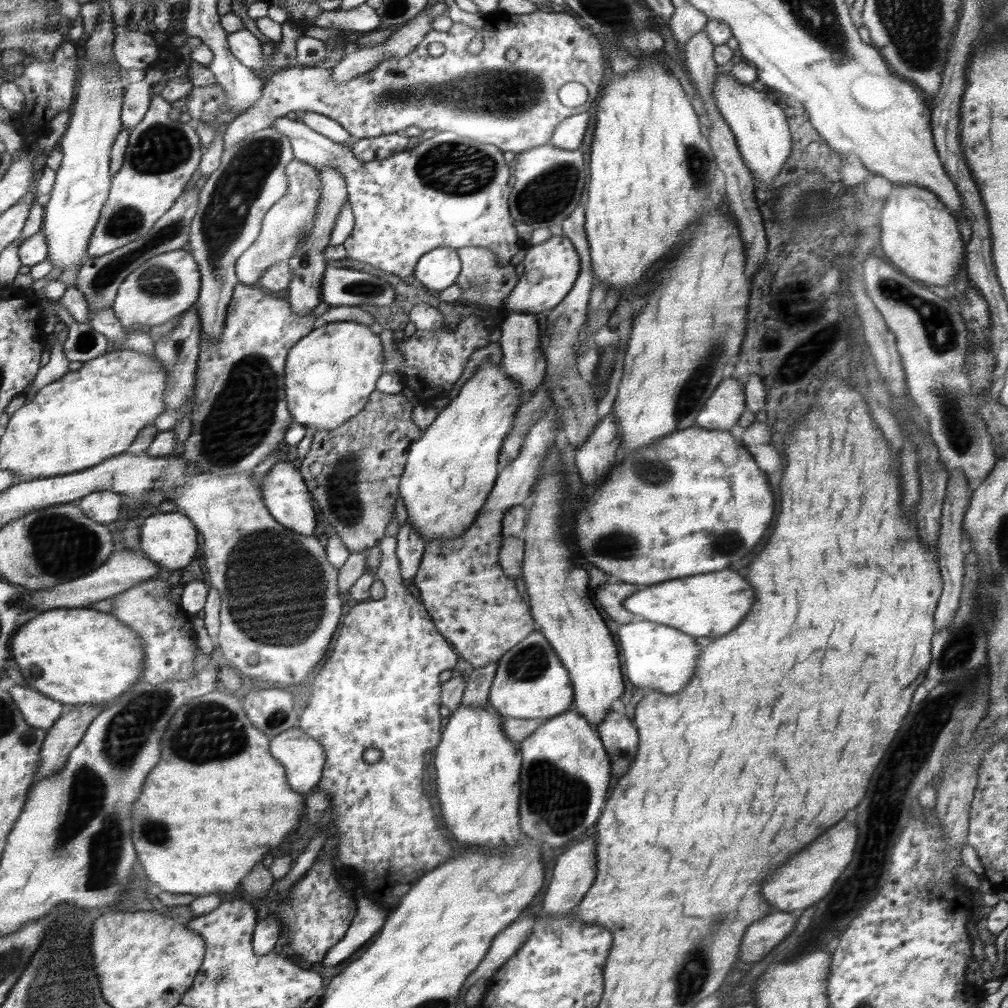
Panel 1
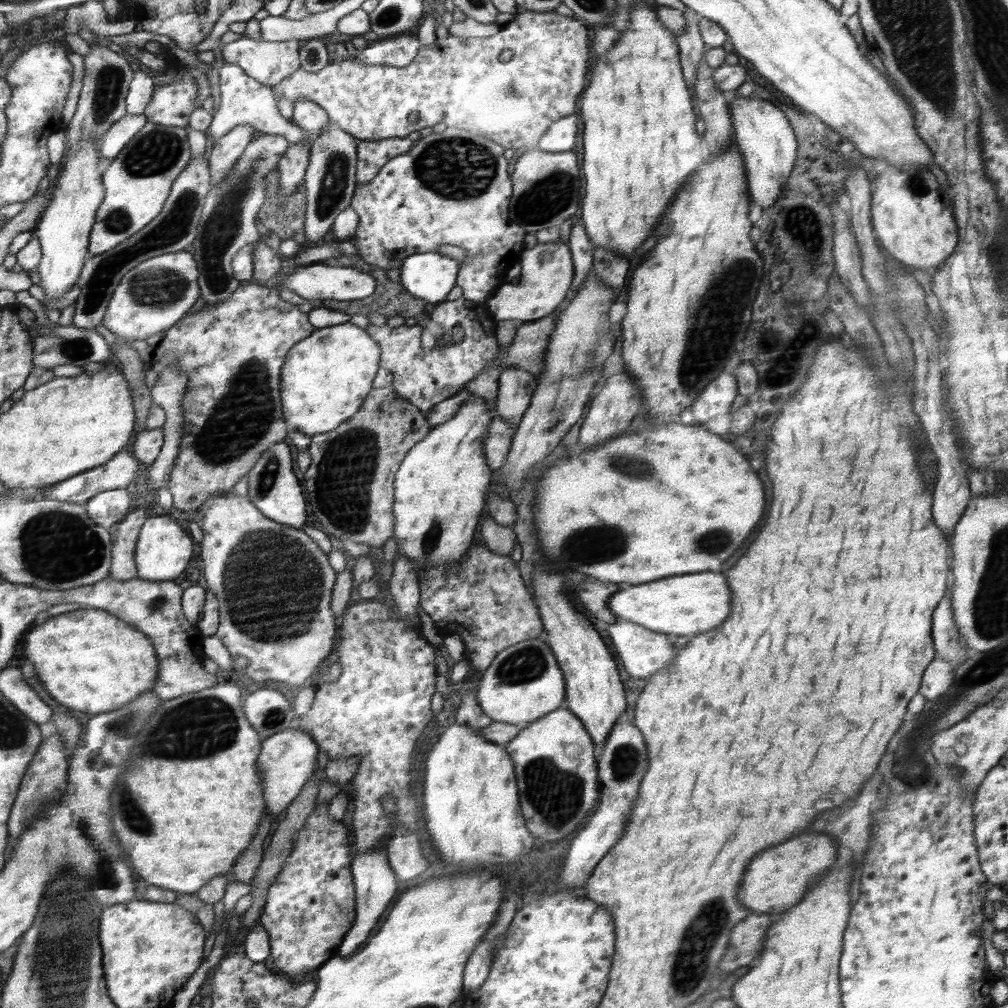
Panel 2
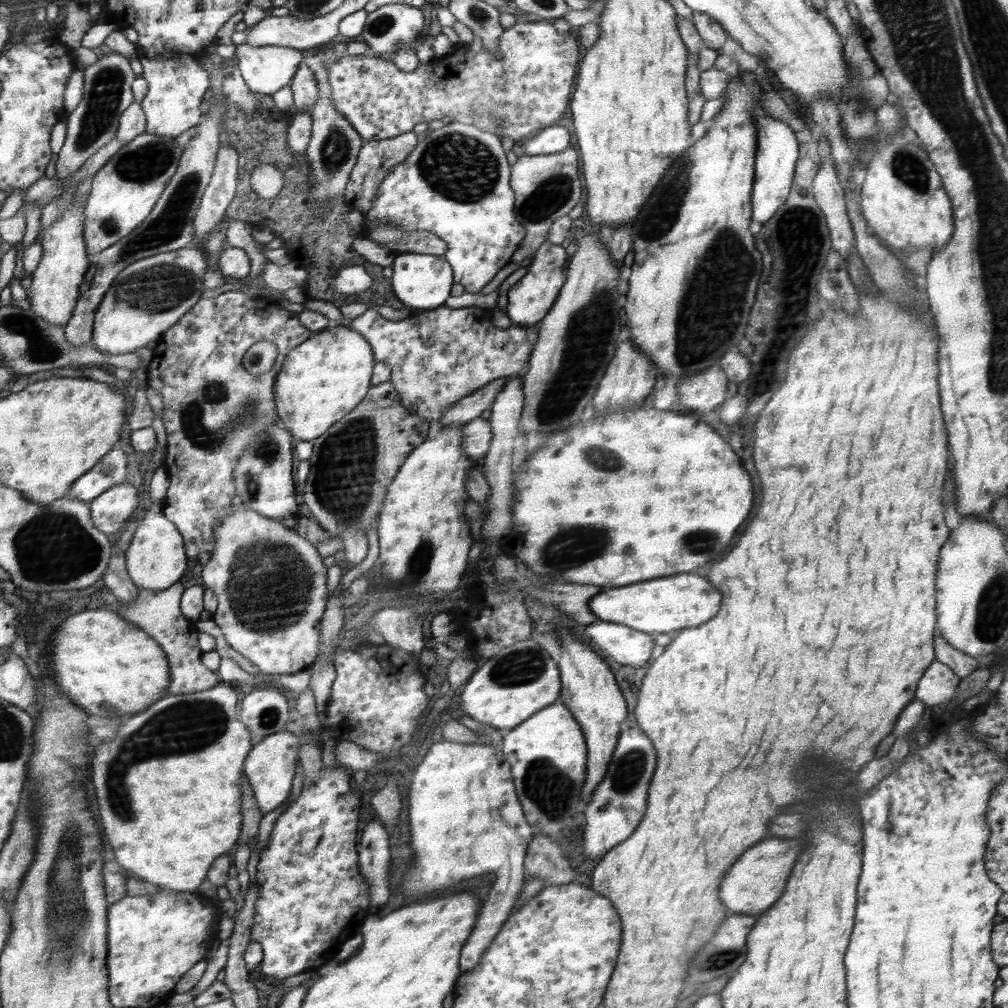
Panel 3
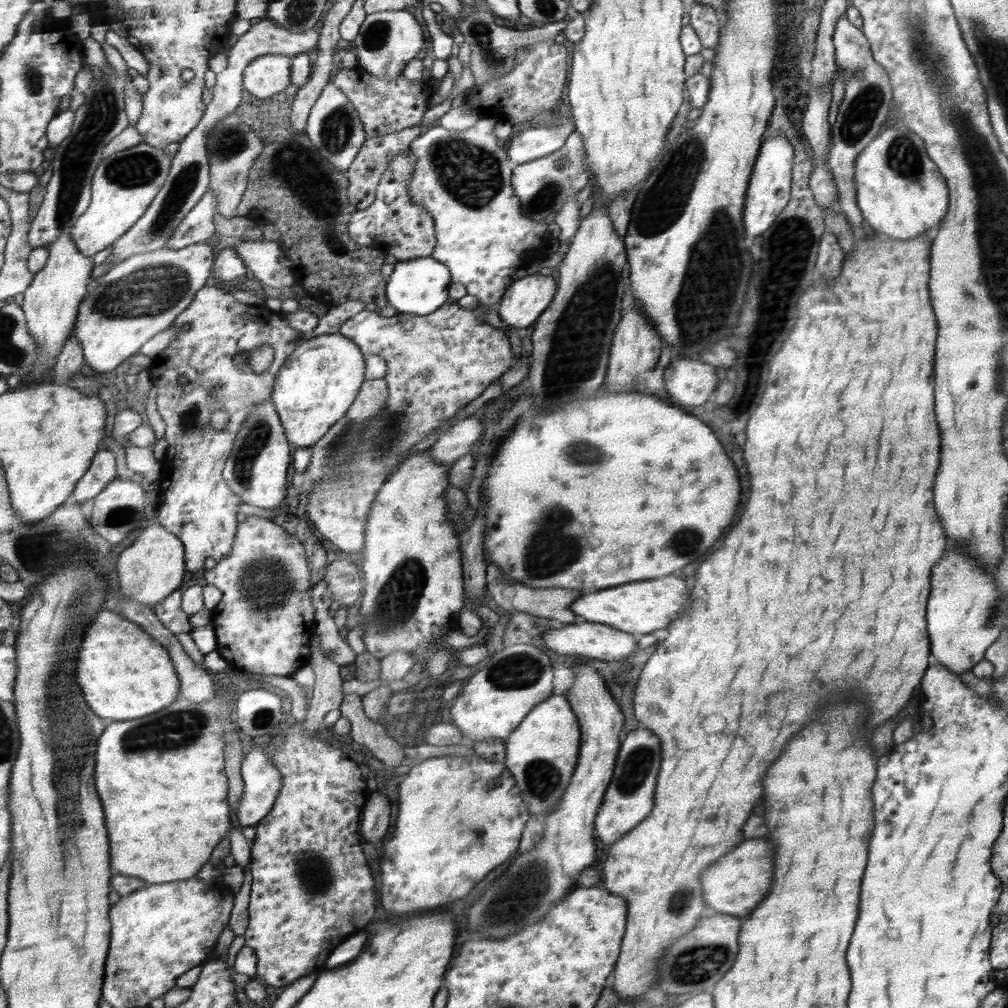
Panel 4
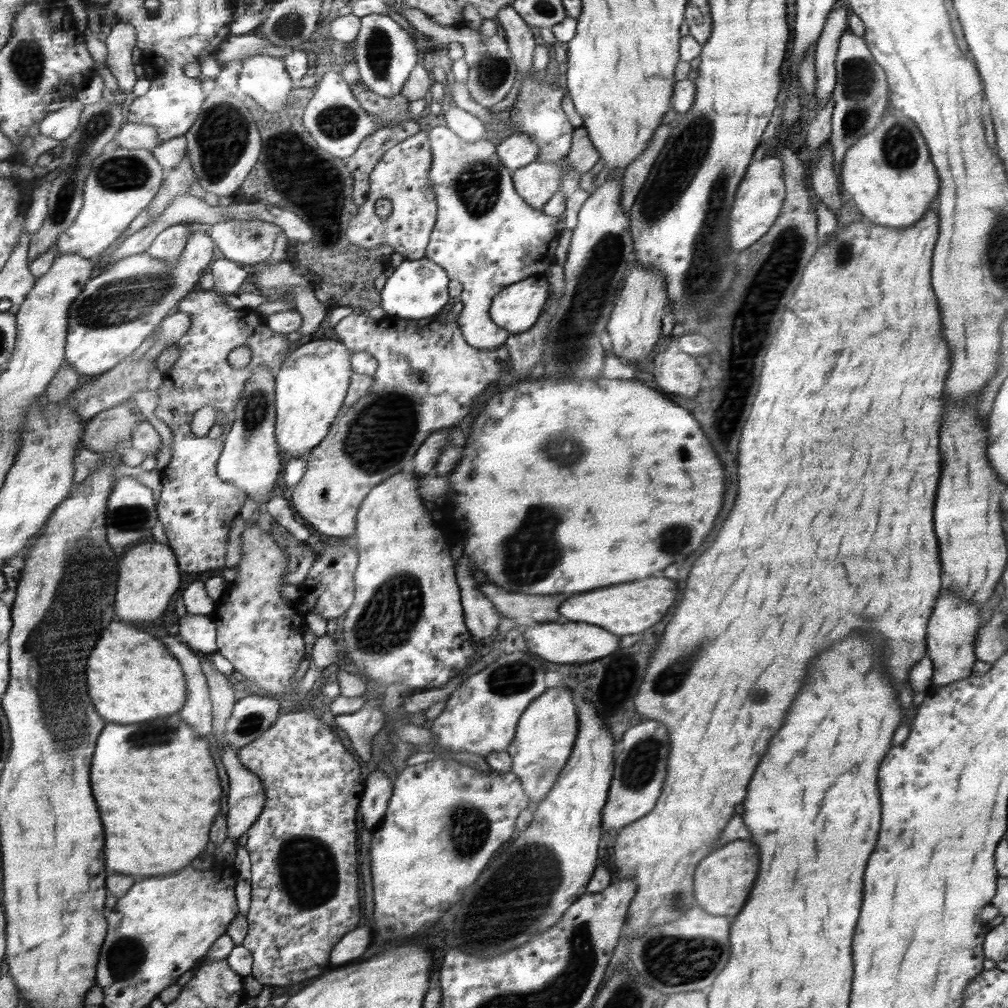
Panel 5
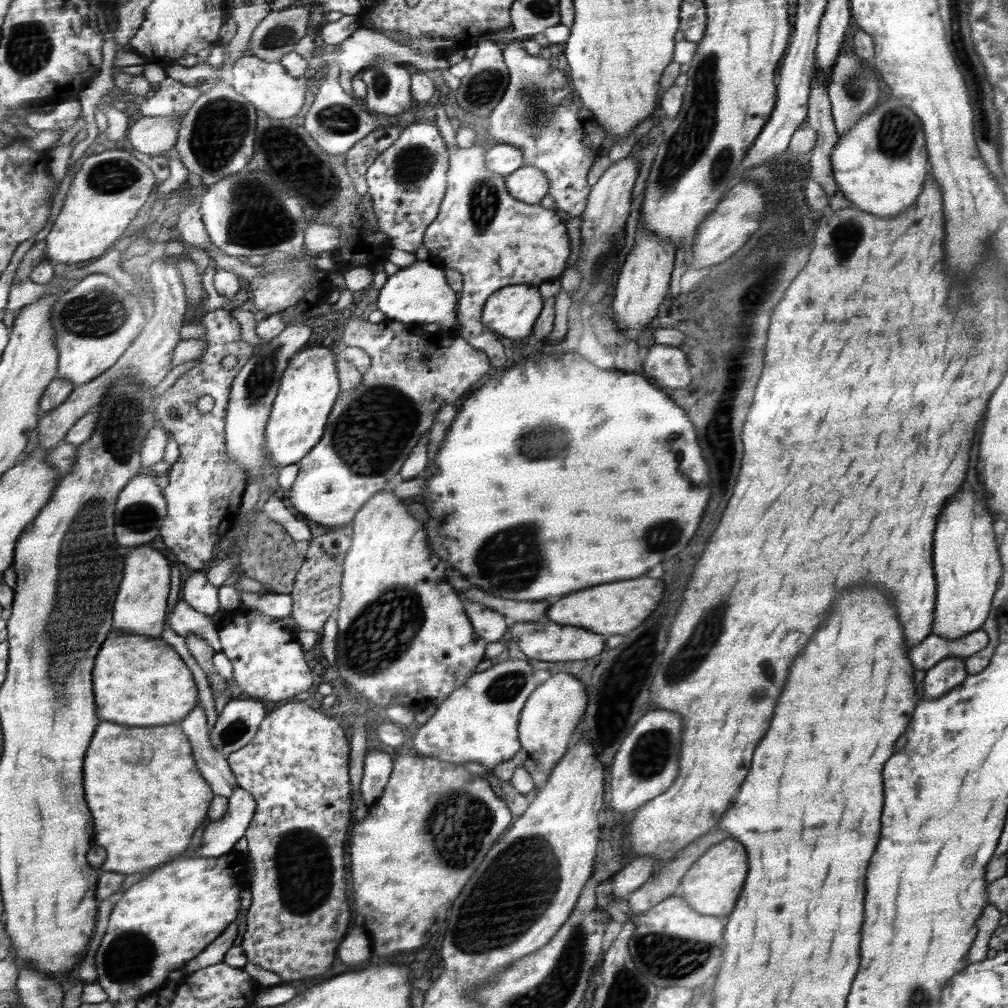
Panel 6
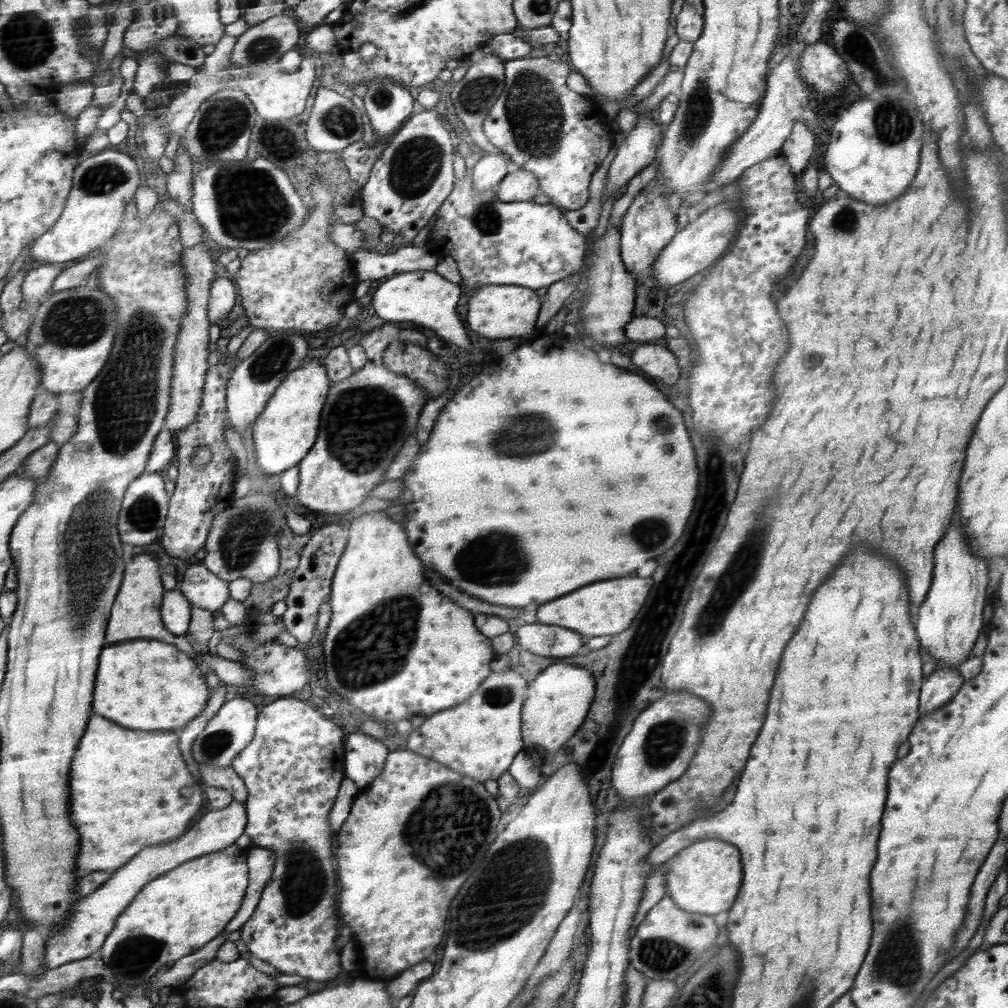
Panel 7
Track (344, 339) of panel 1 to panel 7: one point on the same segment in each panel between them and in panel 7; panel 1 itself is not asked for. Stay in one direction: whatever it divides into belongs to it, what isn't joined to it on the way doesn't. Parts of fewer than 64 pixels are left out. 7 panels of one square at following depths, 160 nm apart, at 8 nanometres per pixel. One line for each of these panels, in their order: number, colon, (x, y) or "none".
2: (325, 380)
3: (326, 377)
4: (316, 389)
5: (311, 388)
6: (310, 385)
7: (284, 433)

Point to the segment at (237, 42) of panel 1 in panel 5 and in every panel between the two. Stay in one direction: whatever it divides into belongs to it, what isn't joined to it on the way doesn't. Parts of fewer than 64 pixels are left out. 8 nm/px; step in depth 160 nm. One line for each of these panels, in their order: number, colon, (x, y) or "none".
2: (267, 62)
3: (266, 70)
4: (267, 75)
5: (264, 78)

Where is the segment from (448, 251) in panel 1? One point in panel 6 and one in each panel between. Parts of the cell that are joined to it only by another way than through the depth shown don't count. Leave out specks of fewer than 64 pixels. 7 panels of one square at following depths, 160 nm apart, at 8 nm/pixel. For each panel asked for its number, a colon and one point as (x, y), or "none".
2: (429, 276)
3: (422, 281)
4: (419, 286)
5: (418, 288)
6: (419, 293)

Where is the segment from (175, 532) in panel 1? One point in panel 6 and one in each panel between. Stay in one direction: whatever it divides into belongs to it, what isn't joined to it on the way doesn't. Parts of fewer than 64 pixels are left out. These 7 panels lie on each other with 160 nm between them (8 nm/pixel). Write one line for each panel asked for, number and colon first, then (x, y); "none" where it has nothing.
2: (163, 549)
3: (155, 559)
4: (151, 568)
5: (150, 577)
6: (141, 607)

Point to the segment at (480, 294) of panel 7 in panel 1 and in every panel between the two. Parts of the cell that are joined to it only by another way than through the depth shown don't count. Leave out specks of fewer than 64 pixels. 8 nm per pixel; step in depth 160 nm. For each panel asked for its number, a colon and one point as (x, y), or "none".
1: (549, 270)
2: (547, 269)
3: (530, 299)
4: (526, 299)
5: (516, 309)
6: (513, 312)

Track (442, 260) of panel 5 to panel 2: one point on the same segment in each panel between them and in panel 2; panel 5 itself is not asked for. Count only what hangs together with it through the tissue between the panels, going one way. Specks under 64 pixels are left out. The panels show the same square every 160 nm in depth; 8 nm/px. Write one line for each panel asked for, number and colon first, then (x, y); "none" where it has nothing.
2: (419, 201)
3: (439, 186)
4: (463, 178)

